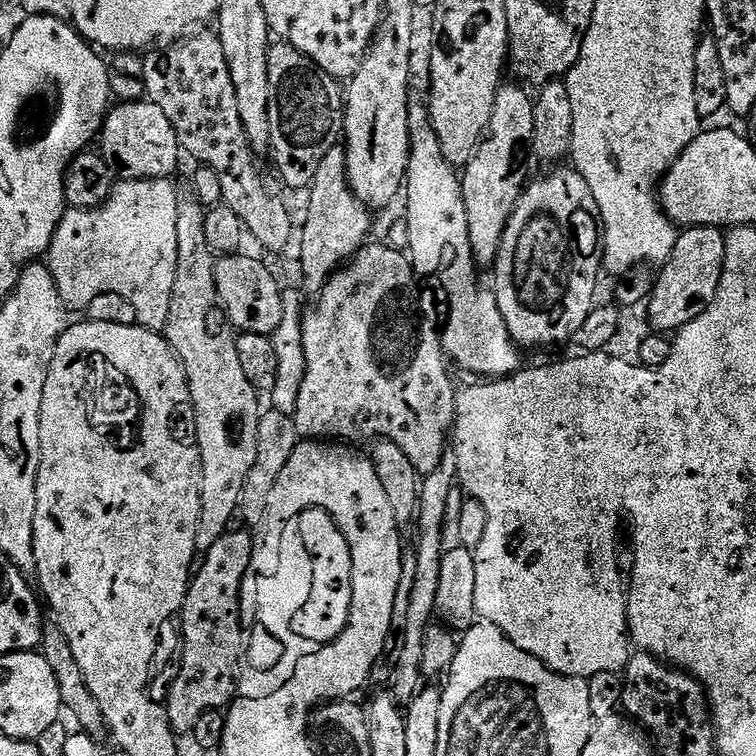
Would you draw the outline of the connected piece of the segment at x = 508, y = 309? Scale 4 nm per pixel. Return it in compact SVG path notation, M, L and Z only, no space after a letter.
M571 166L557 167L547 174L549 176L544 176L541 180L533 179L525 187L524 193L520 196L520 201L516 204L514 214L508 219L500 253L494 265L494 271L496 271L494 291L498 302L498 310L510 330L513 340L524 350L527 350L527 348L548 348L551 344L564 344L571 336L573 339L579 334L583 323L586 322L587 316L591 314L594 307L592 299L596 296L596 279L599 278L600 272L602 273L602 225L597 216L598 202L594 202L594 194L590 194L590 186L586 186L586 178L582 178L582 174L578 174L576 169Z

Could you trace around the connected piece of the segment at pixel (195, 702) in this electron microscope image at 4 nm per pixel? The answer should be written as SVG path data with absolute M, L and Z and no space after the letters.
M245 530L238 534L225 532L214 546L206 550L208 556L199 565L188 585L188 597L184 599L182 617L184 616L184 657L180 660L180 673L168 692L166 707L168 720L172 724L173 732L191 733L196 726L196 720L204 712L224 710L231 705L236 692L236 667L242 664L242 653L246 648L246 624L240 621L240 591L244 588L244 575L252 564L252 536L251 531Z

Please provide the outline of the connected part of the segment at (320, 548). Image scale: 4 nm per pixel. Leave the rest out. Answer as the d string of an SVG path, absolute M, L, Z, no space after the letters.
M308 508L299 513L302 522L302 540L313 559L315 568L315 588L311 590L312 602L316 600L316 628L318 634L328 634L334 630L334 640L339 638L338 630L343 630L352 609L352 551L342 534L342 530L332 520L331 514L321 508Z

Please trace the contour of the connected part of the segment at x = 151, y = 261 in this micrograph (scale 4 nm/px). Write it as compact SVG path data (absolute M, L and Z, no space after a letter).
M121 179L99 208L69 207L46 253L48 269L54 274L65 309L87 310L98 294L122 294L136 311L136 323L151 332L163 333L170 318L174 274L178 270L178 198L176 184L166 180Z

